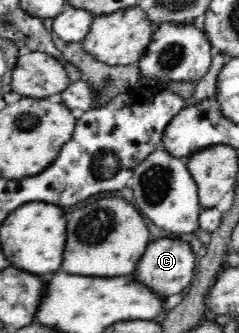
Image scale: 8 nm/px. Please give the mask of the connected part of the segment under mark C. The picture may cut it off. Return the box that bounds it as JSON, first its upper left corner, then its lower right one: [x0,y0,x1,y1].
[133,236,197,297]

